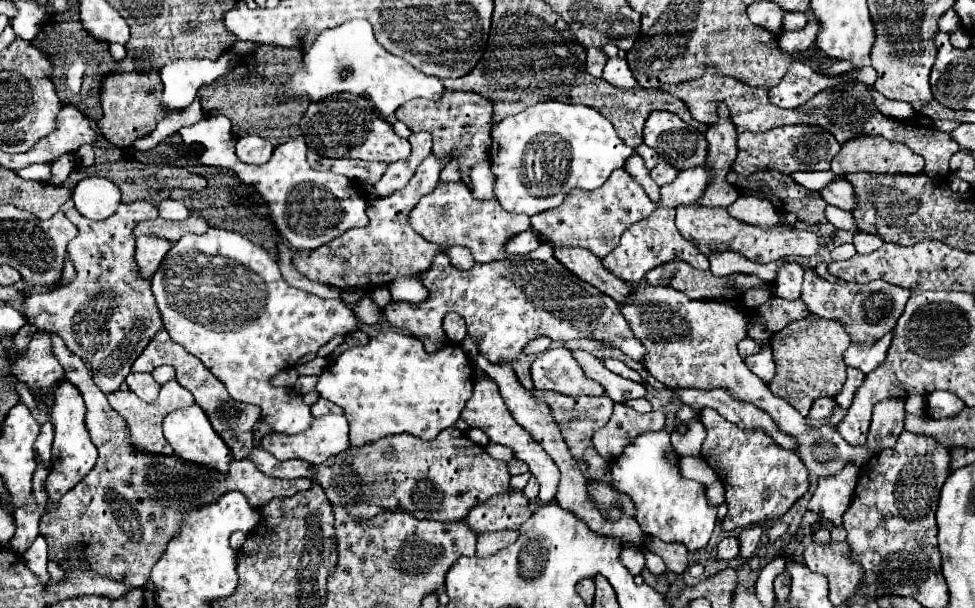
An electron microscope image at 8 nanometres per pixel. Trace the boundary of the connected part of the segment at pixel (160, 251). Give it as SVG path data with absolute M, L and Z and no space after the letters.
M145 235L145 237L137 237L137 267L141 271L141 277L151 279L153 273L159 269L159 263L163 261L163 257L167 255L167 251L171 249L171 241L167 239L159 239L155 235Z

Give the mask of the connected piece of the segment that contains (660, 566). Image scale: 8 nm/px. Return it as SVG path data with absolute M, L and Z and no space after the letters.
M645 551L647 555L645 555L645 559L647 559L647 569L651 571L651 573L655 573L655 575L661 575L661 573L665 573L667 569L665 569L665 563L663 563L663 559L659 559L657 555L653 555L653 553L649 553L649 551Z

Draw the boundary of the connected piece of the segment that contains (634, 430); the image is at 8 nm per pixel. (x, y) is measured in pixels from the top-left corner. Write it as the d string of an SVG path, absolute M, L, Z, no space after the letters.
M617 403L609 423L593 435L593 445L605 461L613 461L635 437L645 431L659 431L663 425L665 411L651 411L641 415L633 407Z

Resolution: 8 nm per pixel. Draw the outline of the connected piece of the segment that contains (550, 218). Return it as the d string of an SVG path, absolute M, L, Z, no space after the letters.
M625 169L613 171L607 183L595 191L573 189L567 199L557 207L543 211L531 217L531 225L551 241L553 247L557 245L571 245L589 249L595 257L607 257L617 245L627 227L633 223L647 219L655 211L655 203L647 197L647 193L637 185Z

